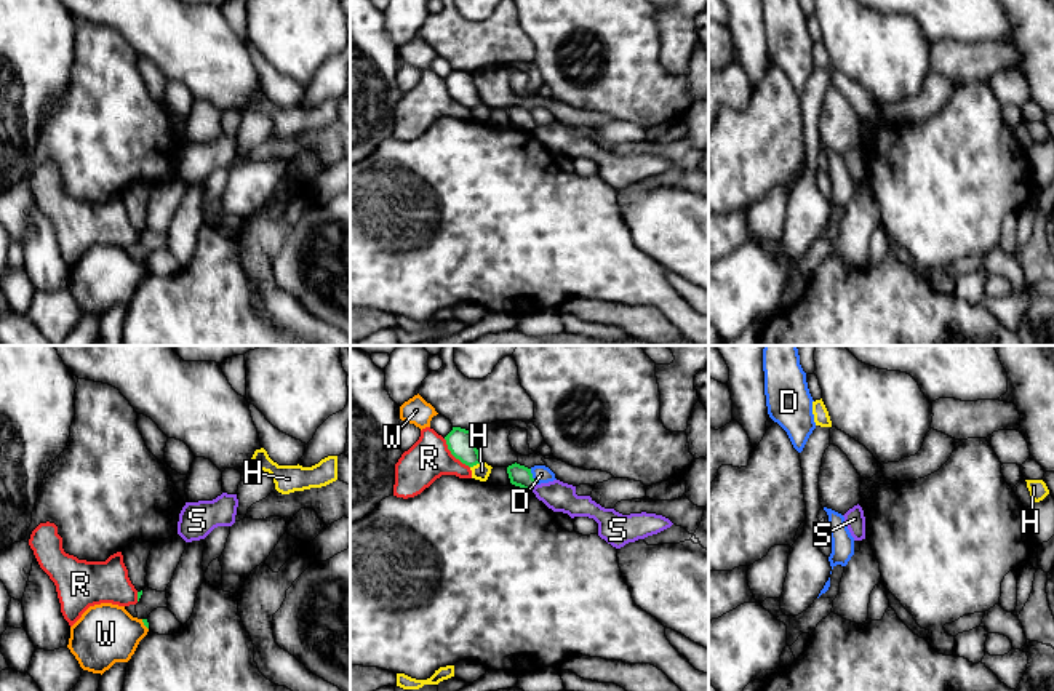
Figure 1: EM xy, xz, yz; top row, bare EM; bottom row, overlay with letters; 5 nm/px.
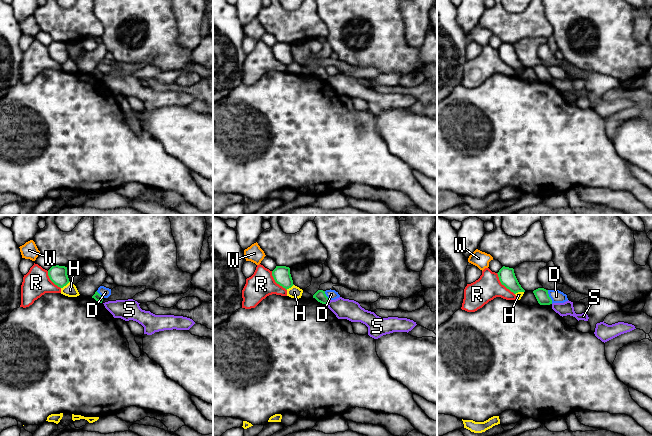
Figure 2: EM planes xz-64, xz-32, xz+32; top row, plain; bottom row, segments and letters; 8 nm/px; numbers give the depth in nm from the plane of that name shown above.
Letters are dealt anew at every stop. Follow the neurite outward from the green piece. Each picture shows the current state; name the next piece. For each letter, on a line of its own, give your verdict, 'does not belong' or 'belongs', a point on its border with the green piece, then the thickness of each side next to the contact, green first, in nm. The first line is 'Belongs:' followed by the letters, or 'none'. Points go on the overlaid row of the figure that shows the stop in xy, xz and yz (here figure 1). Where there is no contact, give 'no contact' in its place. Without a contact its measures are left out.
Belongs: none
D: does not belong; meets green in xz at (531, 477); 110 nm thick on the green side, 90 nm on the other
H: does not belong; meets green in xz at (475, 464); 130 nm thick on the green side, 90 nm on the other
R: does not belong; meets green in xz at (453, 455); 130 nm thick on the green side, 220 nm on the other
S: does not belong; meets green in xz at (534, 485); 110 nm thick on the green side, 150 nm on the other
W: does not belong; meets green in xy at (144, 624); 20 nm thick on the green side, 300 nm on the other

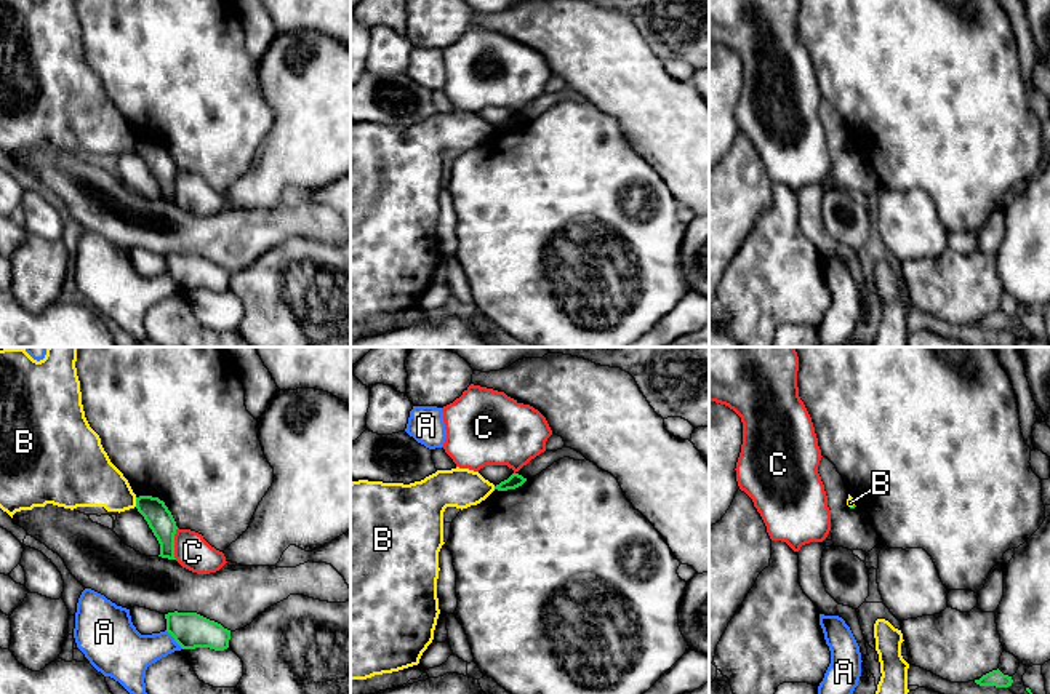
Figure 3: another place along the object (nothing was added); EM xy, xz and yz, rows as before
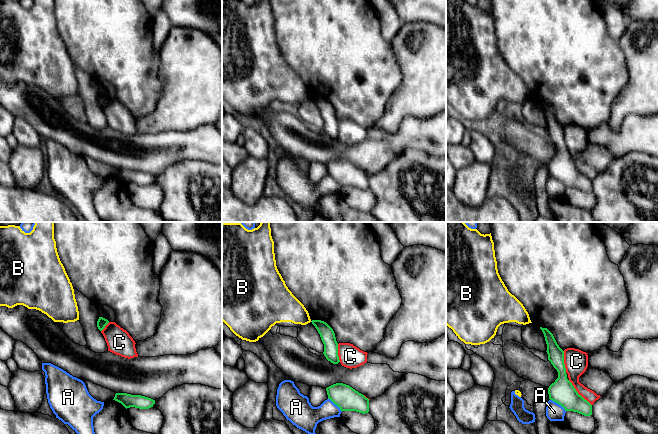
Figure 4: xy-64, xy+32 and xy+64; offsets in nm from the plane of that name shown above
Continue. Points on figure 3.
Belongs: none
A: does not belong; meets green in xy at (175, 640); 180 nm thick on the green side, 240 nm on the other
B: does not belong; meets green in xy at (136, 502); 130 nm thick on the green side, 260 nm on the other
C: does not belong; meets green in xy at (173, 544); 130 nm thick on the green side, 180 nm on the other

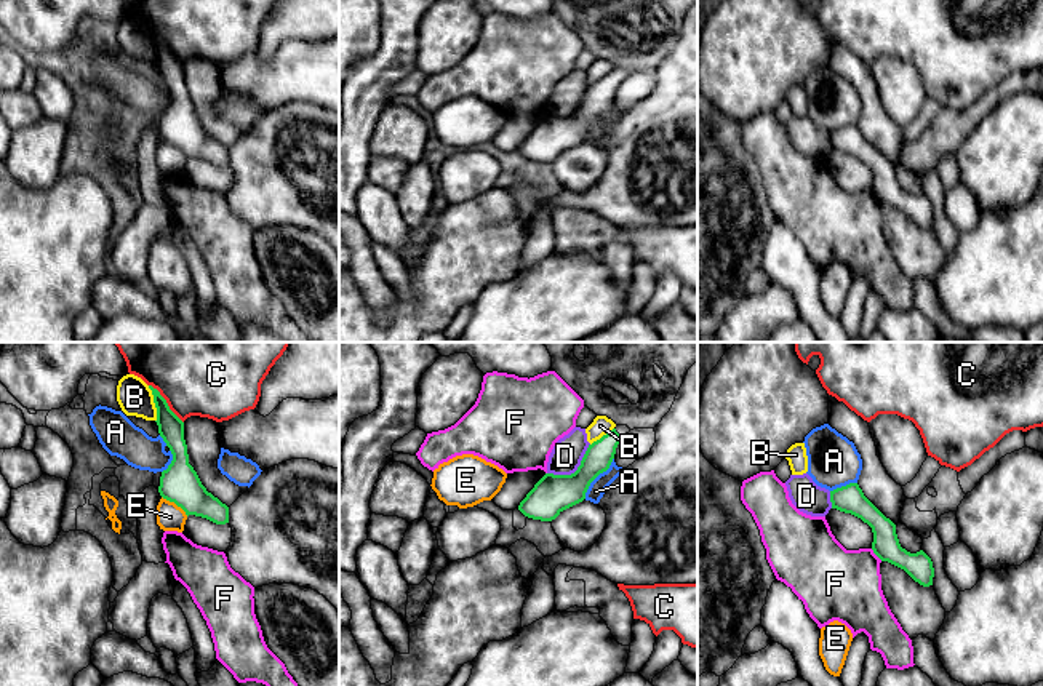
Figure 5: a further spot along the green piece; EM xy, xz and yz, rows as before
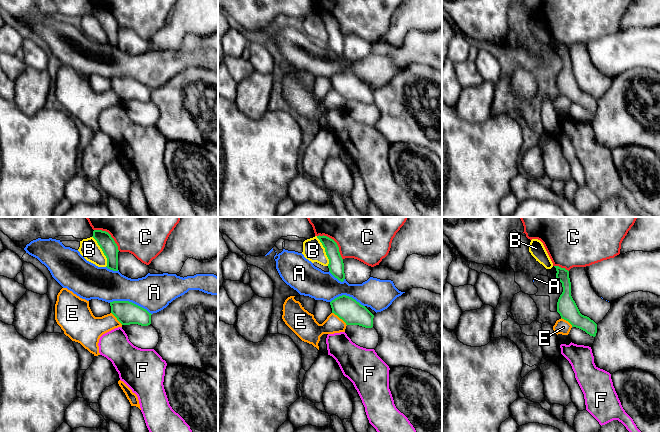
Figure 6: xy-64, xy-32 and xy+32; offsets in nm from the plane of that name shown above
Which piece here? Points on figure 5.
Belongs: none
A: does not belong; meets green in xz at (597, 475); 190 nm thick on the green side, 90 nm on the other
B: does not belong; meets green in xy at (154, 402); 130 nm thick on the green side, 170 nm on the other
C: does not belong; meets green in xy at (167, 403); 130 nm thick on the green side, 480 nm on the other
D: does not belong; meets green in xz at (576, 470); 190 nm thick on the green side, 160 nm on the other
E: does not belong; meets green in xy at (175, 502); 200 nm thick on the green side, 140 nm on the other
F: does not belong; meets green in yz at (877, 555); 140 nm thick on the green side, 360 nm on the other

